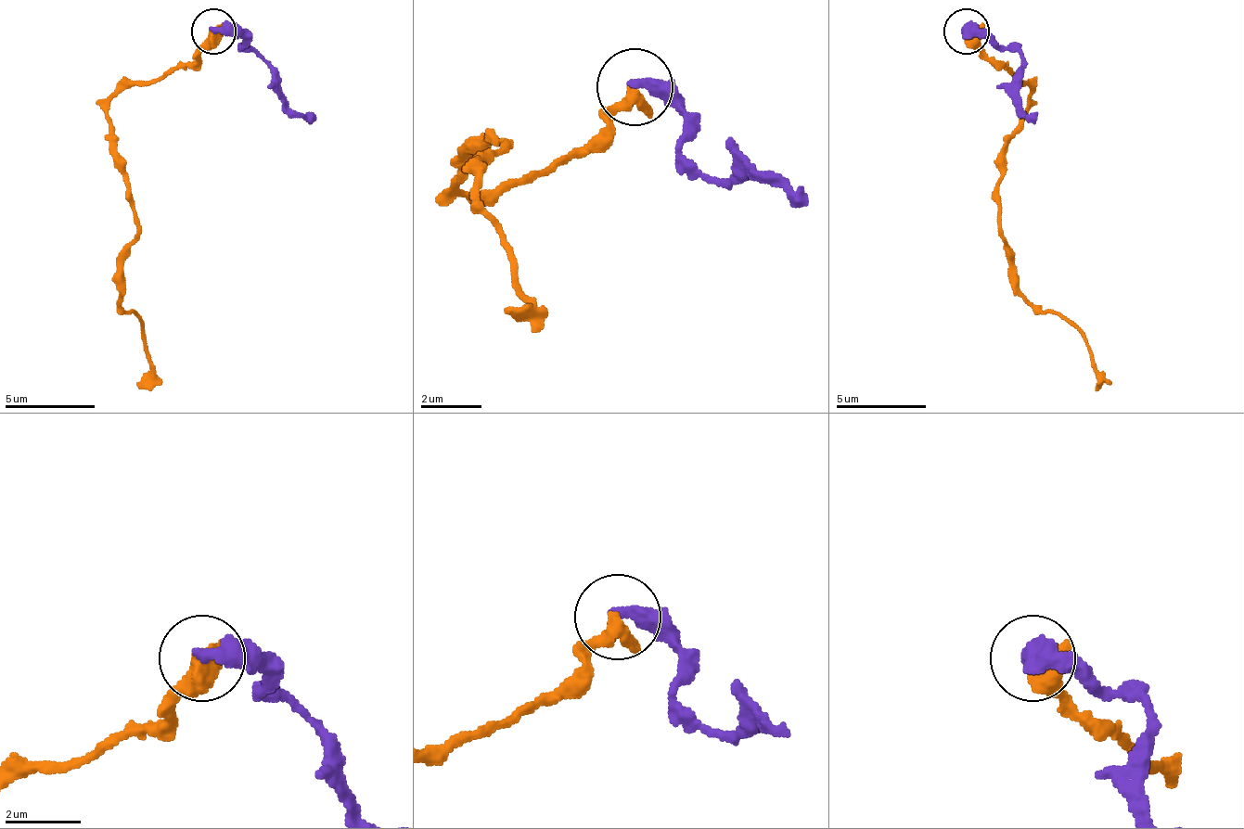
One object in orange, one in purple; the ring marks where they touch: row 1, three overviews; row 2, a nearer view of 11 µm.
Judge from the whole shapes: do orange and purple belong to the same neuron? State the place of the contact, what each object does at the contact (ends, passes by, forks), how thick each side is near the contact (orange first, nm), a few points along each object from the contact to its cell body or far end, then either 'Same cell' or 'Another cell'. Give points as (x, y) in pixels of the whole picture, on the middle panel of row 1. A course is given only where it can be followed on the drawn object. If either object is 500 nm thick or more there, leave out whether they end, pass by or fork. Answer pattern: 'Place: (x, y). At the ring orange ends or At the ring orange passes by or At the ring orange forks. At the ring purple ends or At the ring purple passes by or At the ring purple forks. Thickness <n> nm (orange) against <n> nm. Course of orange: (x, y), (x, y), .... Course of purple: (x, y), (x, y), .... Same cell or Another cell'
Place: (634, 87). Thickness 650 nm (orange) against 420 nm. Course of orange: (636, 89), (537, 172), (460, 188), (453, 181), (468, 150), (506, 142), (476, 196), (530, 303), (506, 311). Course of purple: (636, 89), (674, 111), (682, 150), (712, 181), (759, 172), (804, 203). Another cell

